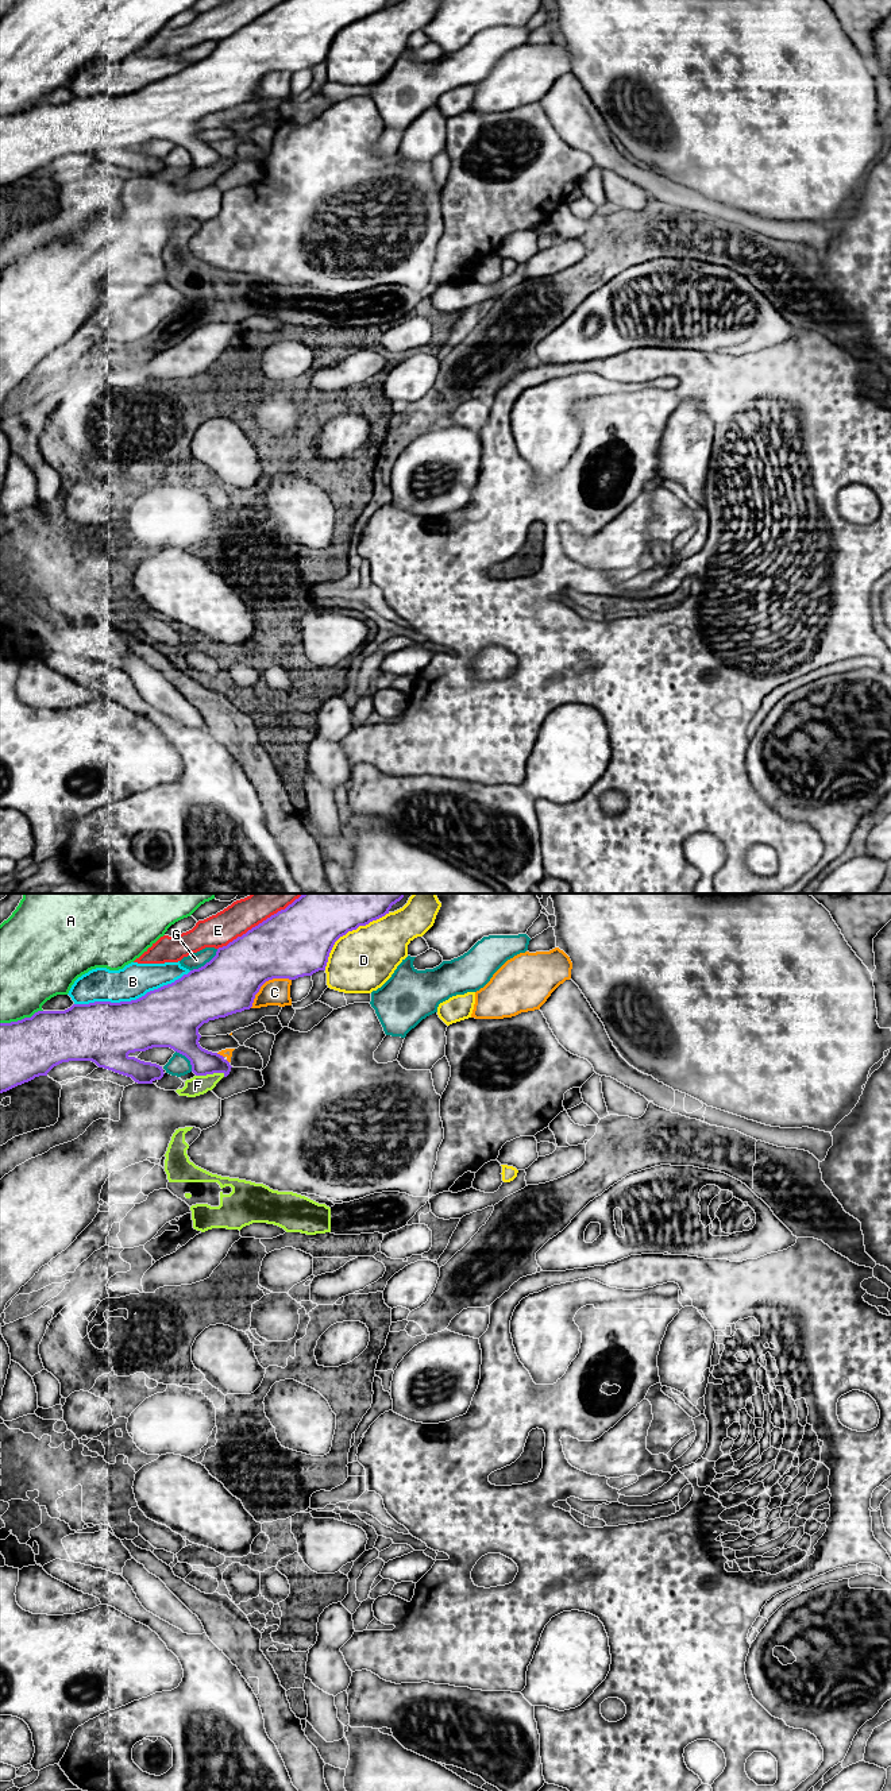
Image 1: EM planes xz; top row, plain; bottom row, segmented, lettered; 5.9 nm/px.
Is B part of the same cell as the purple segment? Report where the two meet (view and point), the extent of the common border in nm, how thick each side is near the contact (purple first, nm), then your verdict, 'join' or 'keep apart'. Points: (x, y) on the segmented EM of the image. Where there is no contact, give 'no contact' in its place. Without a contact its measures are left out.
contact xz (132, 1000); length 700 nm; calibres 380 and 200 nm; keep apart

